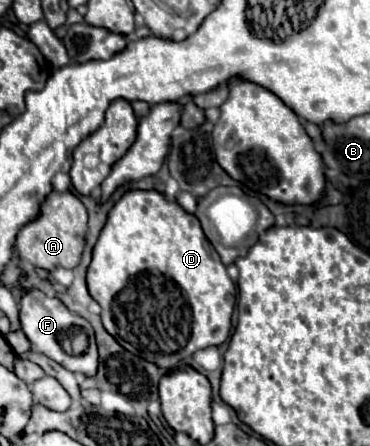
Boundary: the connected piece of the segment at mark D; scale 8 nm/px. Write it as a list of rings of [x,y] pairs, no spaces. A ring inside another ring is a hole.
[[[130,189],[126,191],[116,203],[114,207],[110,209],[108,213],[108,219],[100,231],[100,237],[98,237],[98,243],[94,245],[94,251],[92,251],[92,263],[88,265],[88,271],[86,271],[86,283],[88,283],[88,291],[90,295],[100,303],[102,307],[102,323],[106,327],[106,331],[130,353],[150,361],[150,363],[156,363],[158,367],[164,367],[164,369],[174,369],[178,367],[180,361],[184,361],[186,357],[190,357],[194,351],[198,349],[206,349],[206,347],[212,347],[212,345],[222,345],[228,335],[230,335],[230,325],[232,325],[232,311],[234,311],[234,303],[236,303],[236,285],[234,281],[228,277],[226,273],[226,265],[222,263],[220,255],[216,253],[214,245],[206,239],[202,227],[200,227],[200,221],[196,215],[184,211],[176,201],[168,201],[160,191],[140,191],[140,189]],[[180,297],[188,303],[190,311],[178,311],[176,309],[176,303],[180,303]]]

